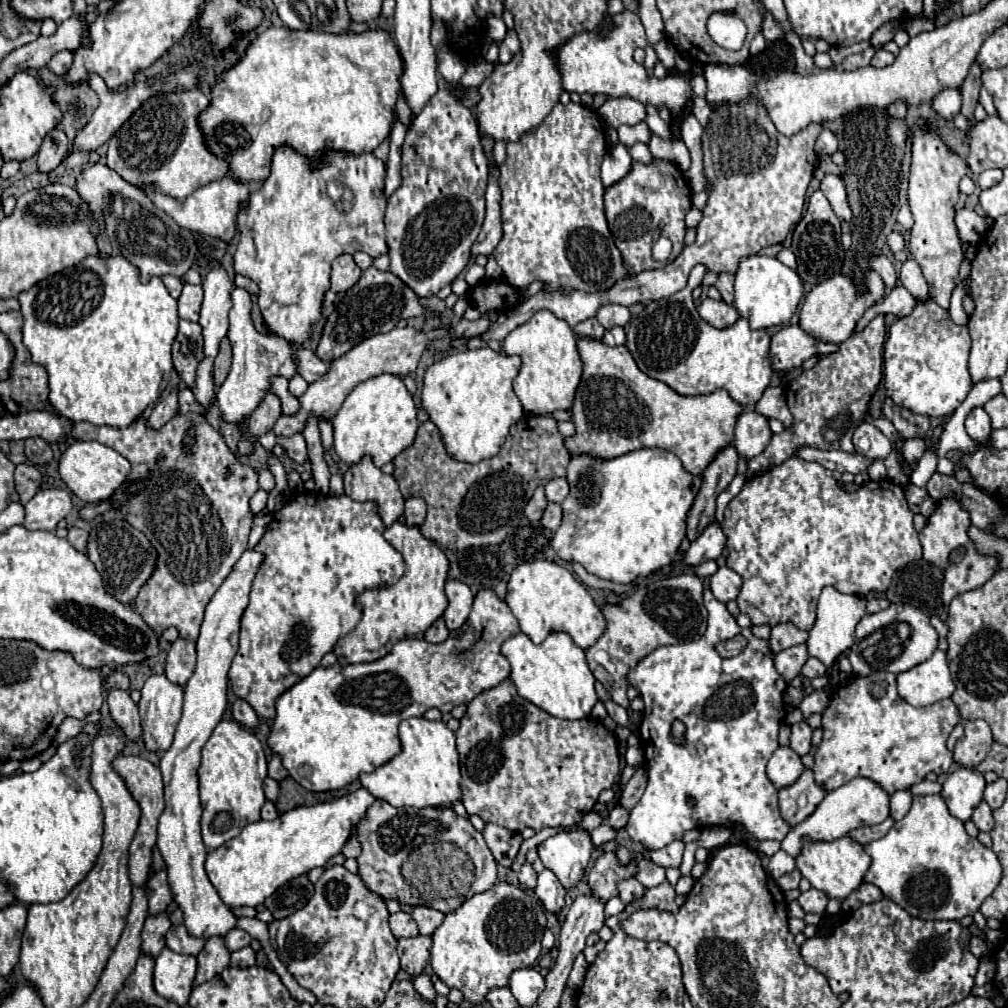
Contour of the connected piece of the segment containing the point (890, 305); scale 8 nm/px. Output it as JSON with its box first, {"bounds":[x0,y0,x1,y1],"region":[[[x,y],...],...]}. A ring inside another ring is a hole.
{"bounds":[854,287,914,333],"region":[[[894,287],[882,301],[878,301],[874,307],[870,307],[858,321],[854,333],[862,331],[876,315],[892,313],[896,317],[906,317],[914,309],[914,297],[904,287]]]}

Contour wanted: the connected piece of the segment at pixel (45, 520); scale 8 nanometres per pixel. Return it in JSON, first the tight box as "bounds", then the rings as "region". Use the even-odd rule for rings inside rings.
{"bounds":[26,489,72,531],"region":[[[40,489],[28,503],[26,503],[26,529],[40,529],[40,531],[54,531],[58,521],[64,519],[72,509],[70,493],[64,489]]]}

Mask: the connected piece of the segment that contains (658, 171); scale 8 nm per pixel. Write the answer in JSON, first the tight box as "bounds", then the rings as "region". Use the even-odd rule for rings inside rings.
{"bounds":[604,159,692,273],"region":[[[654,159],[650,165],[634,163],[632,171],[622,181],[606,189],[604,193],[606,221],[614,237],[614,243],[620,249],[630,273],[658,269],[662,265],[672,263],[680,255],[684,247],[684,235],[686,235],[684,215],[692,207],[690,199],[692,199],[692,191],[684,179],[684,173],[680,171],[680,167],[664,159]],[[658,237],[668,237],[674,245],[672,255],[666,263],[654,261],[650,255],[652,243]]]}

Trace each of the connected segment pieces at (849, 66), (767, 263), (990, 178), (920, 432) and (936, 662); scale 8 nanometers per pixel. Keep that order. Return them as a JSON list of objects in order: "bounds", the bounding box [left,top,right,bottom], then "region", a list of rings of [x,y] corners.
[{"bounds":[842,47,876,71],"region":[[[868,47],[868,49],[860,51],[860,53],[848,55],[848,57],[844,59],[844,63],[842,63],[842,69],[846,69],[846,71],[854,71],[854,69],[860,69],[860,67],[870,65],[870,59],[872,59],[874,51],[876,51],[874,47]]]},{"bounds":[734,255,804,329],"region":[[[752,255],[742,259],[736,273],[734,287],[736,287],[734,307],[738,309],[740,317],[746,317],[746,321],[750,323],[750,329],[768,329],[768,327],[788,325],[804,293],[798,273],[782,265],[776,257],[766,257],[766,255]]]},{"bounds":[976,169,1002,189],"region":[[[986,169],[976,177],[976,183],[980,189],[990,189],[992,185],[1002,181],[1002,171],[1000,169]]]},{"bounds":[882,399,930,441],"region":[[[884,399],[884,407],[882,407],[882,417],[890,419],[900,435],[902,441],[914,439],[914,437],[926,437],[928,429],[930,429],[930,421],[922,415],[914,415],[908,409],[898,407],[892,399]]]},{"bounds":[896,651,954,707],"region":[[[936,651],[928,661],[896,675],[898,693],[914,707],[926,707],[954,693],[954,681],[948,671],[944,651]]]}]

